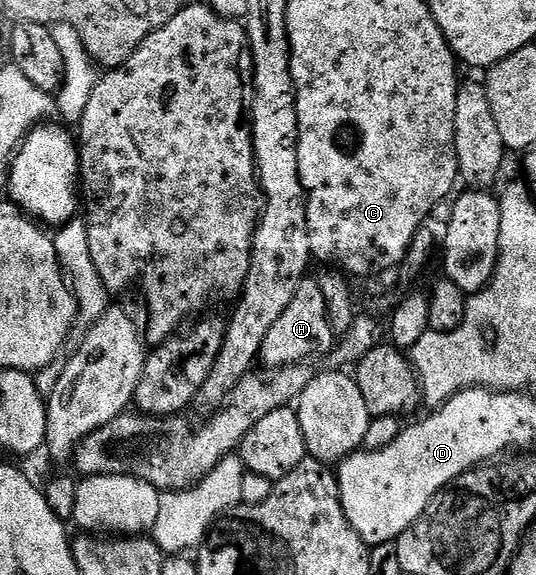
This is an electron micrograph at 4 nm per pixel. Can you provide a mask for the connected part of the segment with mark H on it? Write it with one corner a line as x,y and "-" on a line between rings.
307,278
301,288
291,298
291,306
283,310
279,322
271,326
267,338
263,338
260,359
266,360
266,365
275,368
284,368
286,364
299,364
308,361
317,351
328,354
335,347
335,333
331,322
328,320
328,302
316,279

